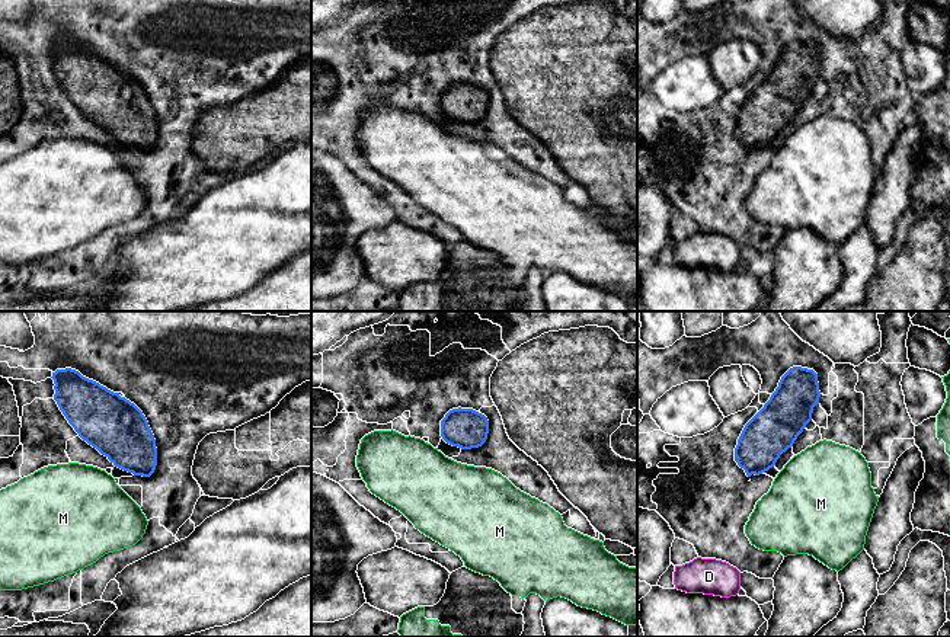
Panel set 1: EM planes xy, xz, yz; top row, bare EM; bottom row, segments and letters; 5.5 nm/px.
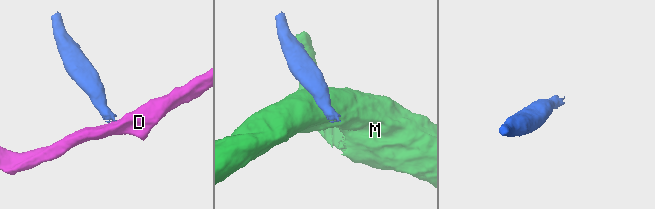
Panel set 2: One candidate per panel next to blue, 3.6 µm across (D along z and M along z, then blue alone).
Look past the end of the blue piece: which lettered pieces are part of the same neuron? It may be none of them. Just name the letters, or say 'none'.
none

